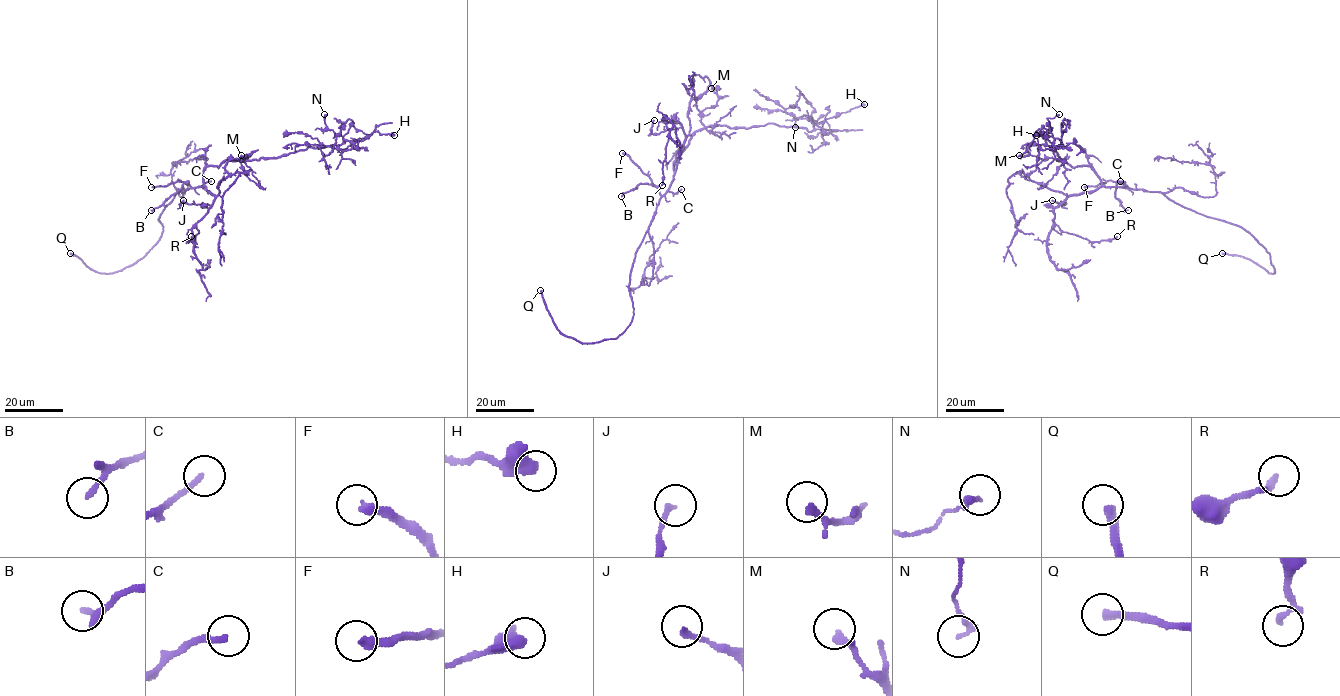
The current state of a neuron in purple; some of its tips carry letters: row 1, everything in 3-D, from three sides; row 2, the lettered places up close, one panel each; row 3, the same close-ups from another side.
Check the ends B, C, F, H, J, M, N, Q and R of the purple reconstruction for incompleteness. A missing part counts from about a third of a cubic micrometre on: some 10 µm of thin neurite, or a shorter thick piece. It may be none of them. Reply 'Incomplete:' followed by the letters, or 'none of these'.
Incomplete: B, C, F, Q

